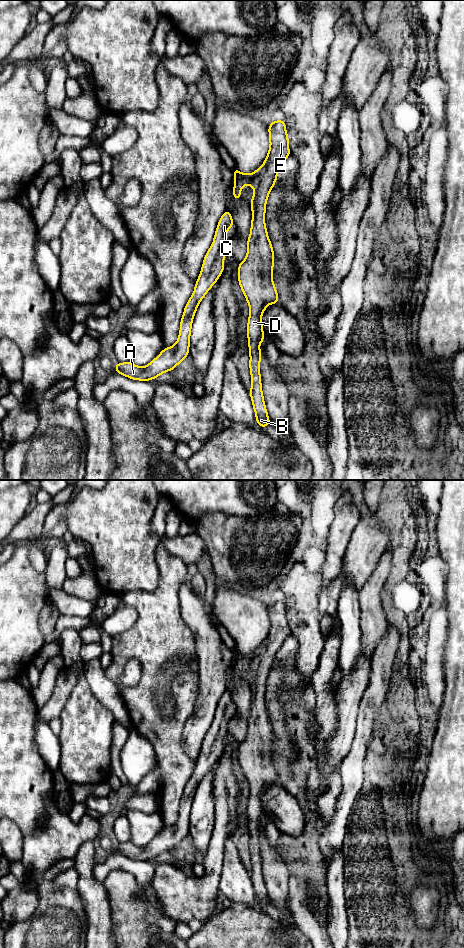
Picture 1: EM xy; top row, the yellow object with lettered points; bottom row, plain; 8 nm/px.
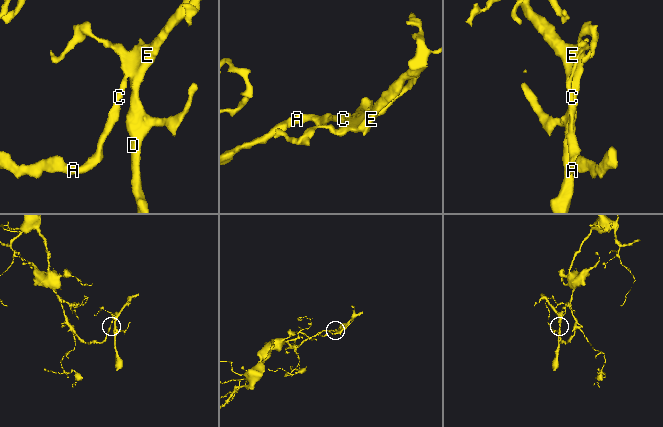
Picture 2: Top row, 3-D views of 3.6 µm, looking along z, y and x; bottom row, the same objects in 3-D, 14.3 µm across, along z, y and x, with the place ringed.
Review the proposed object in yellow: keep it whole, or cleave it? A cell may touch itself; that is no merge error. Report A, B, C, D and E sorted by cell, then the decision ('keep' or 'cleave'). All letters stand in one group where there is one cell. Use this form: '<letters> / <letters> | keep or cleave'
A B C D E | keep

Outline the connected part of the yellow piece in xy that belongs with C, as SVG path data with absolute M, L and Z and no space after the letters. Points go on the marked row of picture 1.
M226 210L219 220L213 243L205 255L194 292L184 308L177 342L172 347L163 348L147 366L138 367L131 361L116 363L114 372L133 380L148 381L156 379L164 372L173 371L189 355L192 321L199 303L224 271L224 256L228 251L226 231L233 227L233 223L230 211Z

